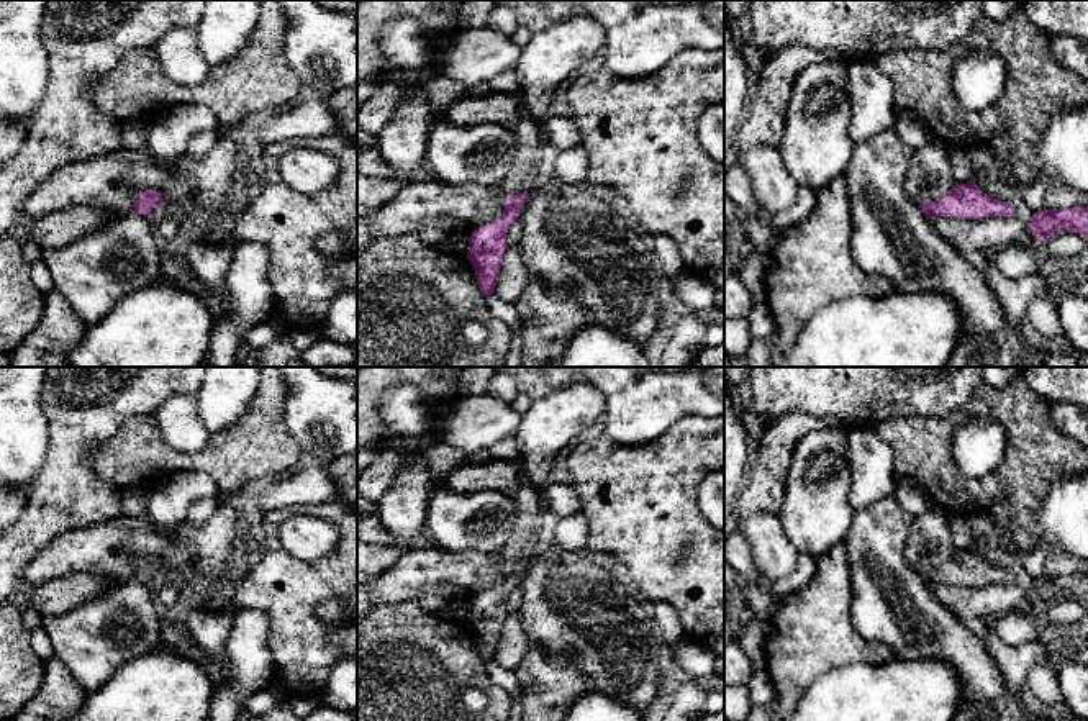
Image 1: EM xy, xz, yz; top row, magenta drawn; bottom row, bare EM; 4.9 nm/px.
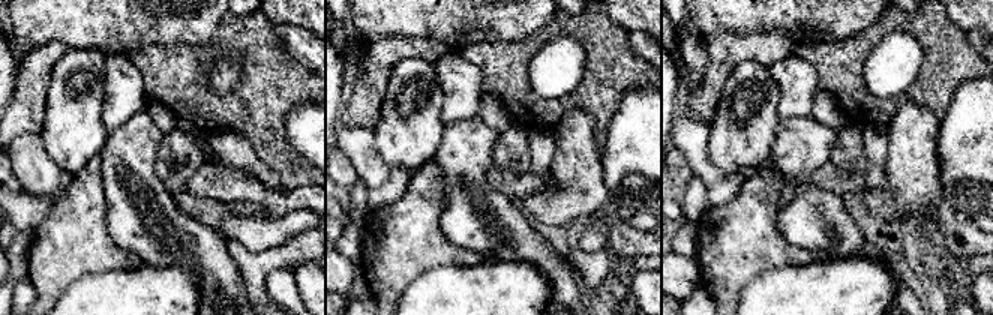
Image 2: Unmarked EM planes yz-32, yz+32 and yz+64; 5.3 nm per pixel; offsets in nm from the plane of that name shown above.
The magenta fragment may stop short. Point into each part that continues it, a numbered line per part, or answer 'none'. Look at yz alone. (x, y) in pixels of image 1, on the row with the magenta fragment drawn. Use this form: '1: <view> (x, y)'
none

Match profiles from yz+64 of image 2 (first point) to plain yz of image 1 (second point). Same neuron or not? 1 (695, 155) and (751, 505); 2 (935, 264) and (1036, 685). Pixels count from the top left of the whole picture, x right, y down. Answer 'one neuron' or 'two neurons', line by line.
1: two neurons
2: two neurons

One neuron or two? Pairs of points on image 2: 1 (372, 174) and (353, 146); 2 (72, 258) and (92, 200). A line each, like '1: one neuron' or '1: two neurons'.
1: one neuron
2: one neuron

